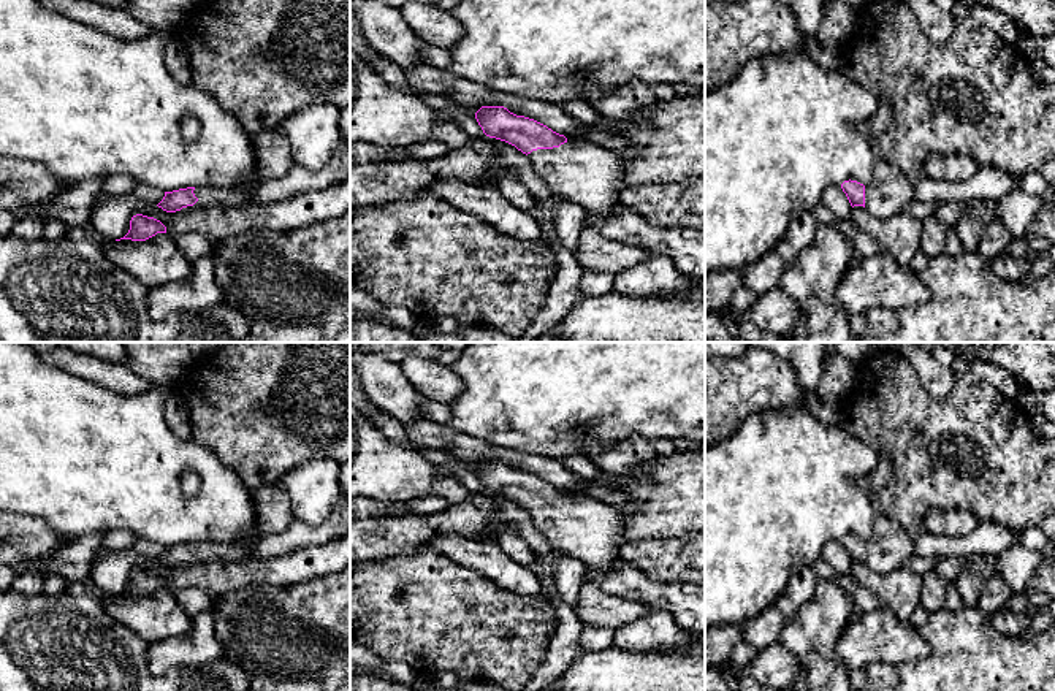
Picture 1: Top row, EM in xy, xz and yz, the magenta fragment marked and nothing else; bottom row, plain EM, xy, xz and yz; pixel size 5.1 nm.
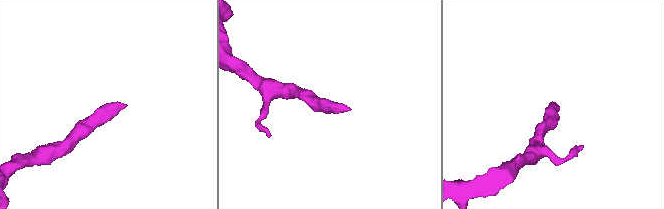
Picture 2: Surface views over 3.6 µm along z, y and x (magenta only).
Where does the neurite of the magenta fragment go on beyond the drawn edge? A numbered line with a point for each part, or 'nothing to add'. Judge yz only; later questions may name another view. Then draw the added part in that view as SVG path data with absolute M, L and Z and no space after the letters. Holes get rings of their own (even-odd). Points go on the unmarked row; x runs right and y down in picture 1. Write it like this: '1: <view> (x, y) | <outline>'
1: yz (891, 547) | M876 515L876 534L865 540L865 564L878 574L906 567L914 555L914 540L892 518Z

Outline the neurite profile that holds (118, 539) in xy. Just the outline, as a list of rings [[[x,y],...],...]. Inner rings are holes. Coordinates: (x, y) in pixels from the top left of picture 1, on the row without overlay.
[[[114,529],[105,534],[105,539],[100,545],[100,548],[95,552],[92,563],[97,556],[101,556],[105,553],[122,550],[122,548],[133,548],[133,545],[138,542],[138,539],[124,529]]]

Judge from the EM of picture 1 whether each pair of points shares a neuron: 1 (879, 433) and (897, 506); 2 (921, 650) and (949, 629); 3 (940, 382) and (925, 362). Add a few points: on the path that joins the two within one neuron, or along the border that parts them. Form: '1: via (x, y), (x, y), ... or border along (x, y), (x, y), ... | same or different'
1: via (897, 450), (900, 454), (900, 488) | same
2: border along (919, 628), (929, 653), (924, 658), (897, 664) | different
3: via (935, 377), (925, 366) | same

